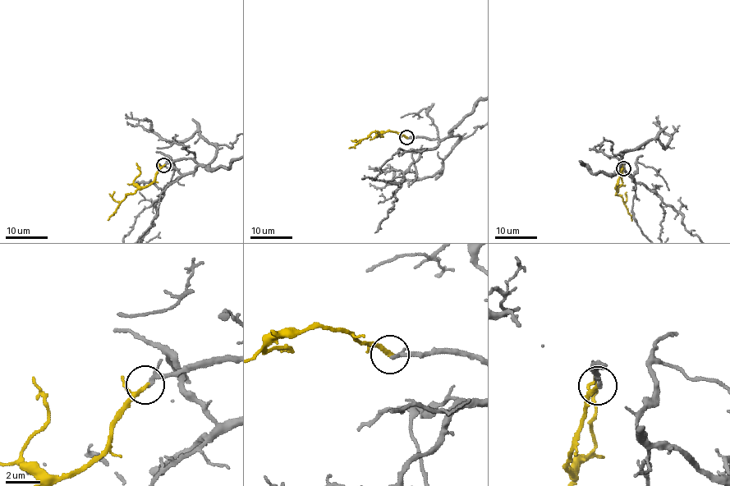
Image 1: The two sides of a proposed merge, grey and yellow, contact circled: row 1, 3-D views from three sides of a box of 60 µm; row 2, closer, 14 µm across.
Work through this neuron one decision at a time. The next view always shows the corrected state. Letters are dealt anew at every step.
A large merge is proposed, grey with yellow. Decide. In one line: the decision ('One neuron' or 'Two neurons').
One neuron

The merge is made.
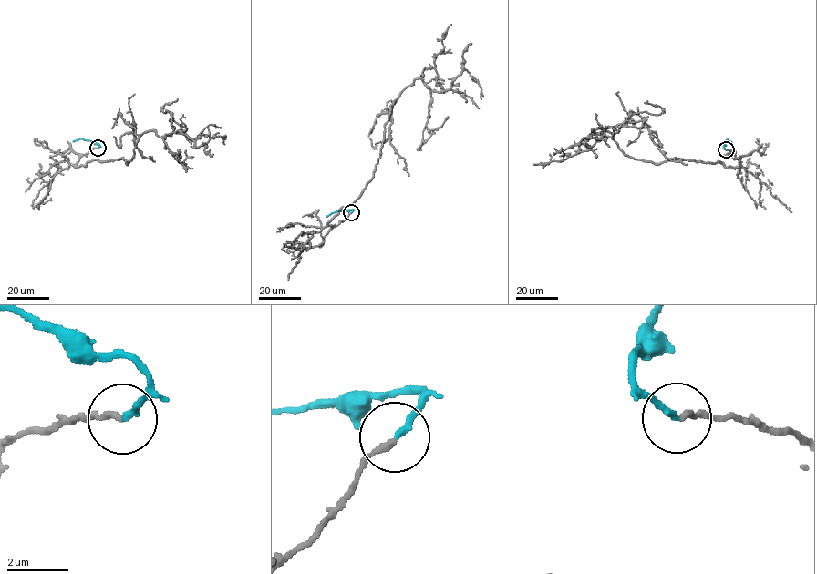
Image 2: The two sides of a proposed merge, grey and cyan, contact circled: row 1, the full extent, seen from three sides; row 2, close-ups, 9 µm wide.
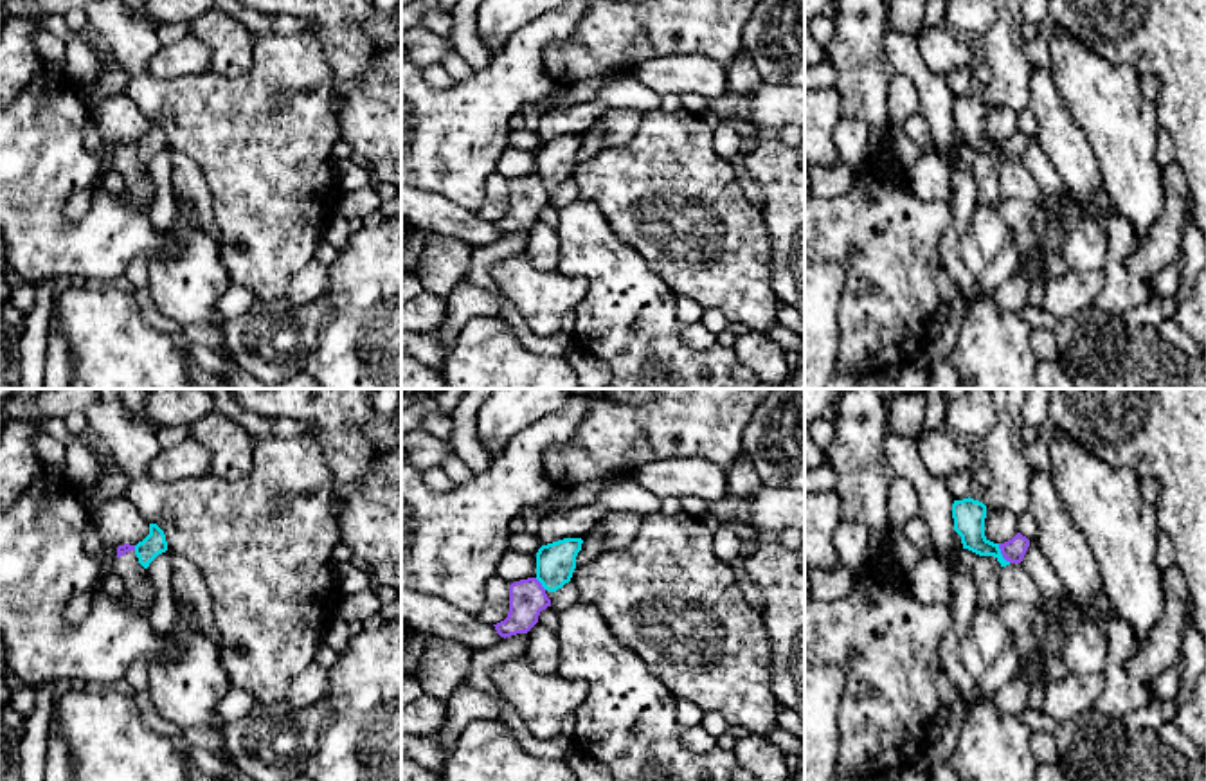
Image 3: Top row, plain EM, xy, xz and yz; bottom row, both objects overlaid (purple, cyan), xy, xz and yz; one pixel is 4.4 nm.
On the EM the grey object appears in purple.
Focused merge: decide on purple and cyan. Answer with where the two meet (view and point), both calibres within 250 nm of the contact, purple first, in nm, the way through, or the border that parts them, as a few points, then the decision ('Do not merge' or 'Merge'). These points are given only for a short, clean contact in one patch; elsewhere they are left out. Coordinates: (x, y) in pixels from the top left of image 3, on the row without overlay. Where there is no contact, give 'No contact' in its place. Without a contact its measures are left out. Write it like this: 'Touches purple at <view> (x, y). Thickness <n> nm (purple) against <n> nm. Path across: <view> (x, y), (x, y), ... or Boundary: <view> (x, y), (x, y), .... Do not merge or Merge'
Touches purple at yz (1003, 152). Thickness 100 nm (purple) against 150 nm. Boundary: yz (998, 141), (1003, 153), (1010, 159). Do not merge

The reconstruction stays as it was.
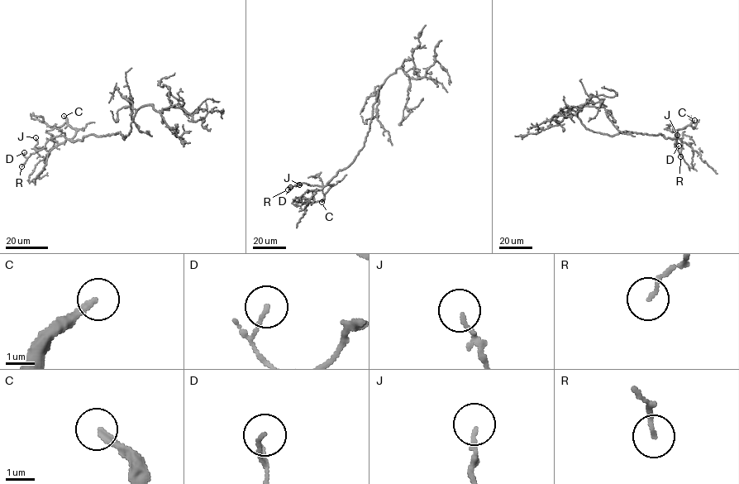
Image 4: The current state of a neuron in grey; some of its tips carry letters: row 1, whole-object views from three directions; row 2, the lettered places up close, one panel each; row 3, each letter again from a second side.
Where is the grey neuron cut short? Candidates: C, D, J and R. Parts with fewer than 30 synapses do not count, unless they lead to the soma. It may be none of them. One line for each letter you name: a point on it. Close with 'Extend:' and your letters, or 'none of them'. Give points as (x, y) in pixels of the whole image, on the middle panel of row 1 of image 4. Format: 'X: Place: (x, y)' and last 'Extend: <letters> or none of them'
C: Place: (321, 202)
Extend: C

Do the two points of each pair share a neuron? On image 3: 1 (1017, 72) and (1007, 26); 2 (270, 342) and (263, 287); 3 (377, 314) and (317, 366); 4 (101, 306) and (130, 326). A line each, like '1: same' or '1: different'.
1: same
2: different
3: same
4: same

